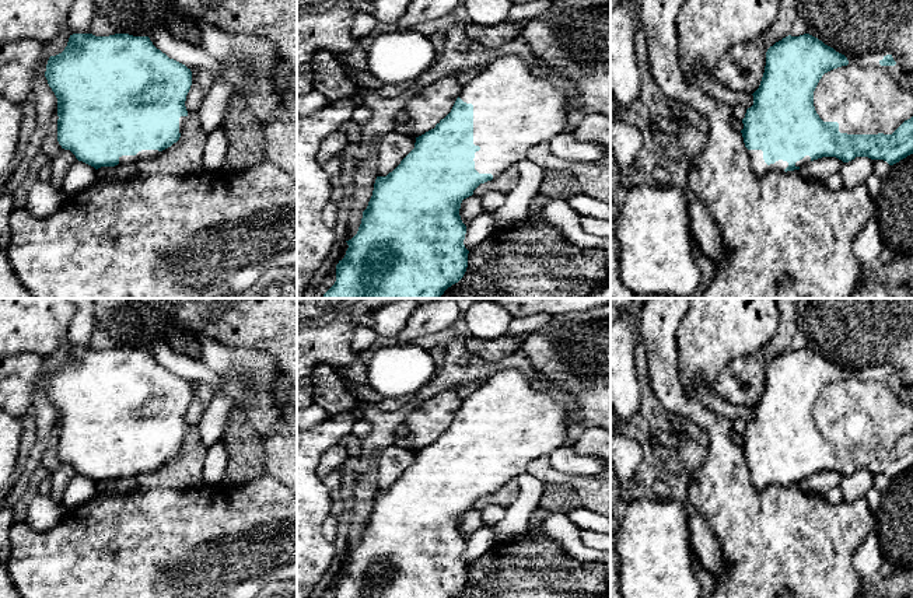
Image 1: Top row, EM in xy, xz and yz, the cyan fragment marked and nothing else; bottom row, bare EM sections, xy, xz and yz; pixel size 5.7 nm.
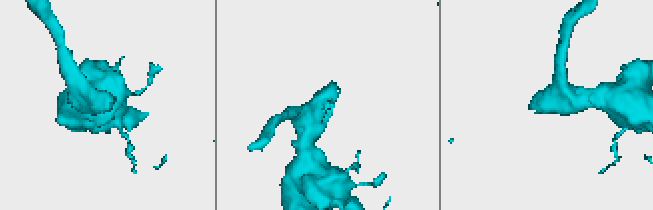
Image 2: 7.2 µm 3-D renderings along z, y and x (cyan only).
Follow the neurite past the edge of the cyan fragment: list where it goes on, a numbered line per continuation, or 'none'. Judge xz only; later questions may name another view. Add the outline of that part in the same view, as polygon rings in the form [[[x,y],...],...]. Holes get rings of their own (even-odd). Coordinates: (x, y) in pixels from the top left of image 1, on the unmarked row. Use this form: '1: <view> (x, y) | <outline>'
1: xz (514, 423) | [[[518,370],[497,373],[485,381],[471,396],[465,398],[459,412],[473,419],[473,458],[480,464],[475,466],[475,483],[479,487],[500,490],[507,482],[527,473],[527,466],[539,457],[550,457],[557,448],[564,445],[571,420],[569,412],[571,405],[567,399],[556,395],[552,389],[535,389],[532,377]]]

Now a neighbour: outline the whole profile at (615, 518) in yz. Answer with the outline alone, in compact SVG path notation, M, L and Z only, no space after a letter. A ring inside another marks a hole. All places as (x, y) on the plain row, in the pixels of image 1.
M618 508L611 515L611 598L623 598L618 584L619 555L615 546L616 531L620 527L622 508Z

